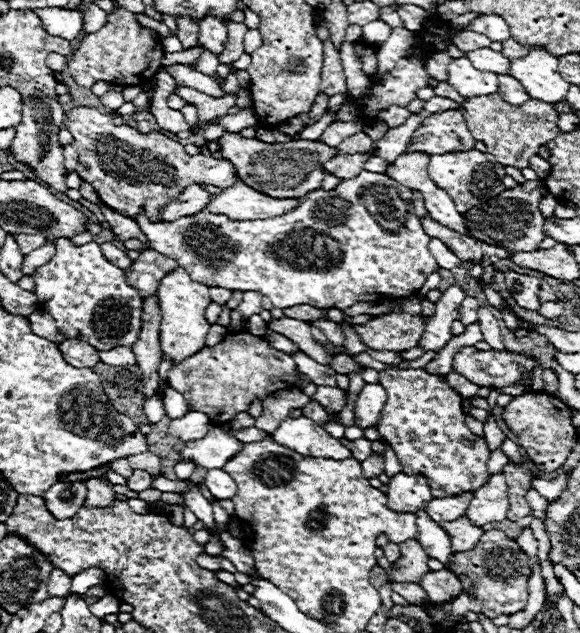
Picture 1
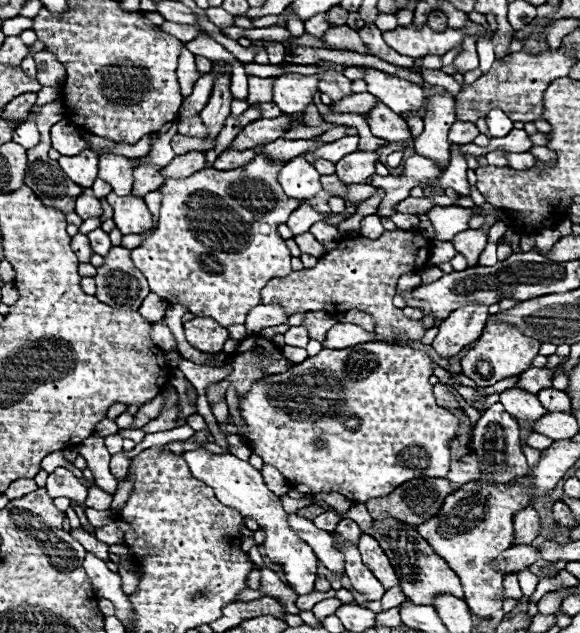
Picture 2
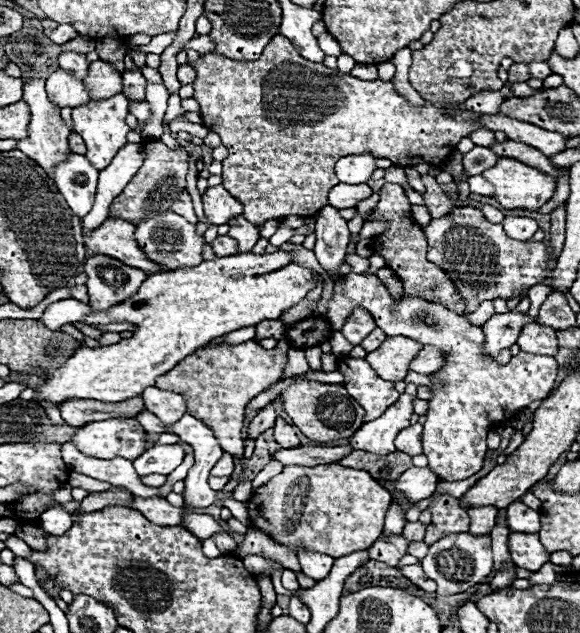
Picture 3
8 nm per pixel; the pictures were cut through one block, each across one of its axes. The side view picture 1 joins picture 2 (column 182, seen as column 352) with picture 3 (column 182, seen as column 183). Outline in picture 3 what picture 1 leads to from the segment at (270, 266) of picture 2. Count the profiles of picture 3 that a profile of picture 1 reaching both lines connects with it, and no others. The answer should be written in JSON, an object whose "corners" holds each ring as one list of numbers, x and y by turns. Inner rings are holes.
{"corners":[[164,212,160,216,154,216,154,218,140,222,136,226,136,240,150,260,166,266,168,270,198,266,202,262,200,254,202,254,204,238,196,236,196,226,192,226,190,222,184,222,184,218,180,218,174,212]]}

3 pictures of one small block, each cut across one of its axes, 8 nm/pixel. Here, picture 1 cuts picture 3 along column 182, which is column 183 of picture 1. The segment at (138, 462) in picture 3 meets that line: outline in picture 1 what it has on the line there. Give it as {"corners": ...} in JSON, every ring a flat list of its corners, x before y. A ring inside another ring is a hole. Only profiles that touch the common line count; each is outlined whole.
{"corners":[[212,428,206,438,186,442,184,450,180,452,180,458,192,458,198,466,212,470,222,468,230,458,234,458,242,450,242,446,244,442,236,440,220,428]]}

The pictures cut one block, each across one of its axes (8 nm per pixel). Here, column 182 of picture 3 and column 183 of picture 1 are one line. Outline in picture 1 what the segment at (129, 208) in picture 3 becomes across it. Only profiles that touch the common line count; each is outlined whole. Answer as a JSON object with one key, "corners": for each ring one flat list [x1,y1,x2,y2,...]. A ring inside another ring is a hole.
{"corners":[[72,106,66,114,66,128,74,136,74,148,78,152,78,174,90,182,100,200,114,212,136,218,138,208,144,204,152,222,158,222,158,210,172,198,176,198,190,184,210,184,228,188,236,182,236,168,226,158,210,158,204,154,188,156,184,146,176,140,150,132,140,134,130,126,114,126,108,114,100,114,96,108]]}

